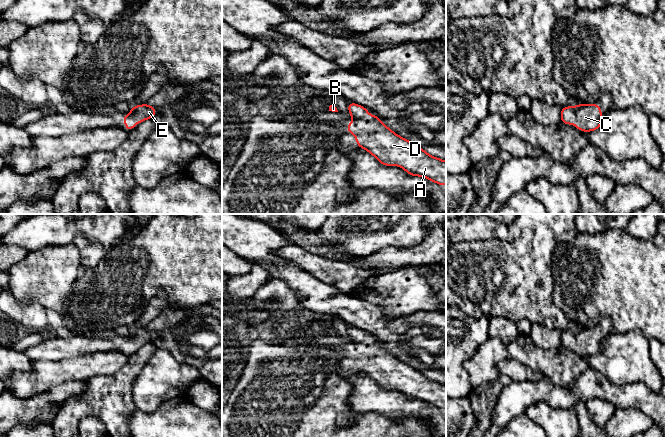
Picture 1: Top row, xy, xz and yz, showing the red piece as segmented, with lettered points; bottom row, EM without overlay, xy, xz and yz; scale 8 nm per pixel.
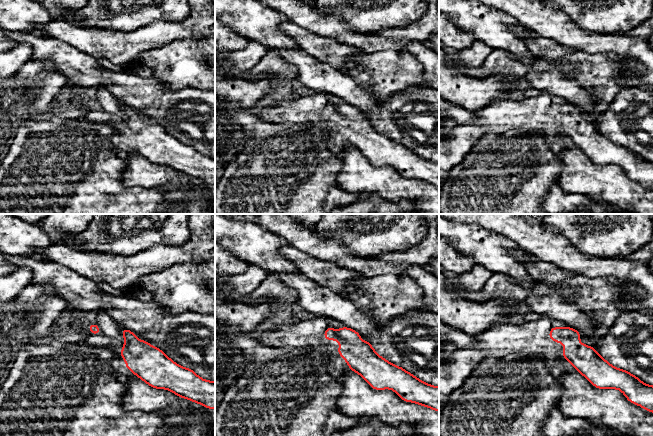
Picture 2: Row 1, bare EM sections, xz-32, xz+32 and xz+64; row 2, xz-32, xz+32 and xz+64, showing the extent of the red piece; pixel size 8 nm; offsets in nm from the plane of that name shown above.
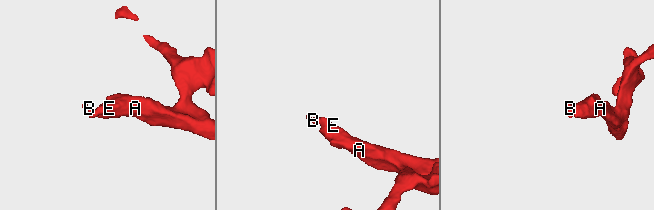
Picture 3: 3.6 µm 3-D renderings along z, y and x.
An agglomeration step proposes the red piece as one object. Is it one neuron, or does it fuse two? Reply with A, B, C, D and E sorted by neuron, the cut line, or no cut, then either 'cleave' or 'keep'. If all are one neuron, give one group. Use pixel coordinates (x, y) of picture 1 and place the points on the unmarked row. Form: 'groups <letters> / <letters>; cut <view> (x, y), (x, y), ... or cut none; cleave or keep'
groups A B C D E; cut none; keep

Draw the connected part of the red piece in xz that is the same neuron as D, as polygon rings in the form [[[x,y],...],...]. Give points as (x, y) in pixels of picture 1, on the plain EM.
[[[351,326],[348,328],[348,335],[353,344],[347,349],[347,355],[356,361],[356,368],[360,372],[367,374],[381,388],[400,390],[411,400],[424,401],[440,410],[446,409],[446,385],[431,380],[421,371],[397,359],[378,340],[370,339],[365,331]]]

